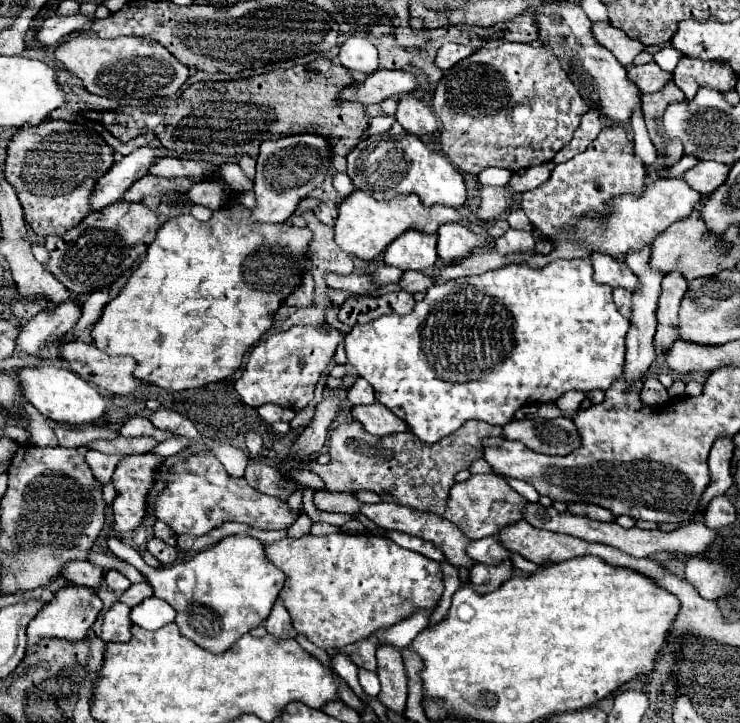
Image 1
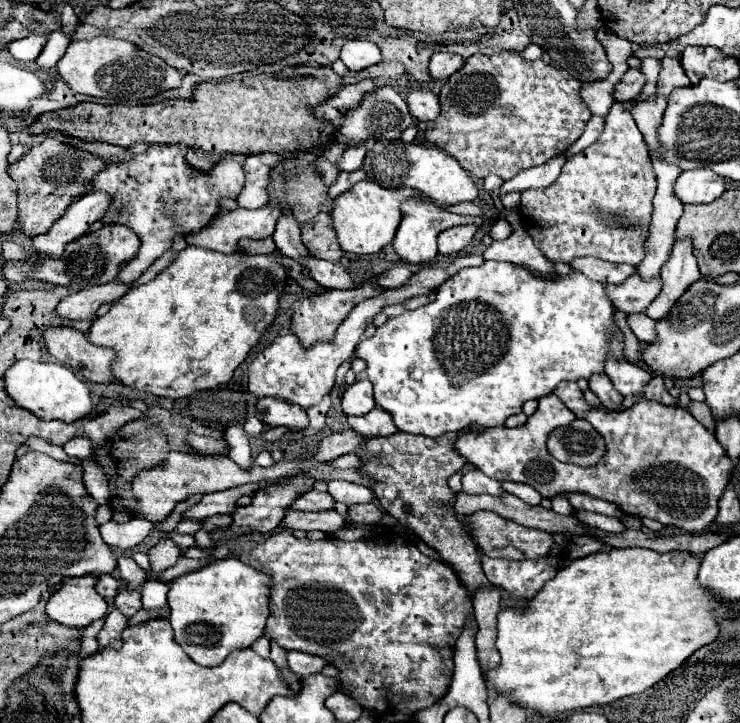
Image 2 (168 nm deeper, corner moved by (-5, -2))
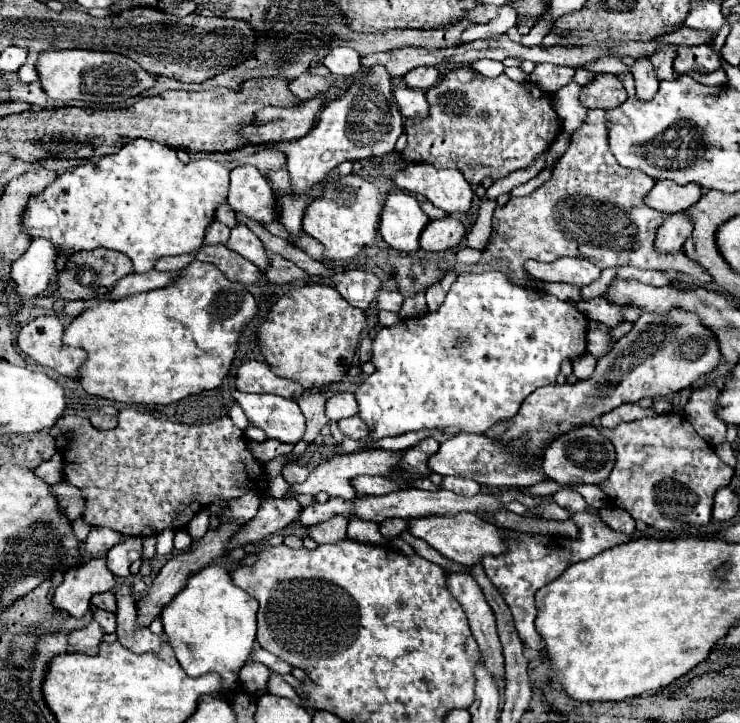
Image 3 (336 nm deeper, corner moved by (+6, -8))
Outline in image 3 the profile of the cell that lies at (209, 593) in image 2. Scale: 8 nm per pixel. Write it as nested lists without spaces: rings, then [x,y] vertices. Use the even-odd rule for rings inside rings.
[[[210,564],[188,578],[186,586],[164,606],[160,620],[168,644],[174,648],[186,674],[202,676],[216,672],[222,676],[224,686],[238,690],[238,672],[250,658],[256,636],[256,612],[258,602],[234,586],[230,572],[218,564]]]

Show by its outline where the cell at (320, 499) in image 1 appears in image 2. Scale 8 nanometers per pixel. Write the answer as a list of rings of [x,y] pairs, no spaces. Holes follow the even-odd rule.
[[[317,490],[305,492],[289,506],[289,510],[301,510],[301,512],[319,512],[327,508],[335,508],[335,500],[331,498],[331,494],[317,492]]]

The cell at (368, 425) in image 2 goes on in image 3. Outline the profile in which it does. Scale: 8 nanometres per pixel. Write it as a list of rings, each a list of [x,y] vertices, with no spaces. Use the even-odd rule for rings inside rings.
[[[352,416],[352,418],[340,420],[340,422],[338,422],[338,428],[340,428],[346,436],[350,436],[350,438],[354,438],[354,440],[364,440],[364,438],[368,438],[368,426],[364,426],[364,422],[362,422],[360,416]]]

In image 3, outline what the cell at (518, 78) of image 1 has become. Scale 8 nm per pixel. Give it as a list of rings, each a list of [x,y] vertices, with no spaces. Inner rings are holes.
[[[472,68],[450,70],[436,86],[426,92],[430,114],[426,120],[406,120],[408,146],[404,156],[412,162],[428,162],[436,168],[458,168],[468,184],[480,184],[484,178],[500,180],[510,172],[524,170],[544,154],[562,130],[554,112],[552,98],[532,82],[514,82],[506,74],[486,78]]]

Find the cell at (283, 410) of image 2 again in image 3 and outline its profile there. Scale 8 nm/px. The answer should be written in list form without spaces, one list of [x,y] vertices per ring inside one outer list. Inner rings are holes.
[[[234,392],[248,422],[260,428],[268,438],[284,444],[296,444],[304,434],[304,416],[296,402],[274,394],[242,394]]]

